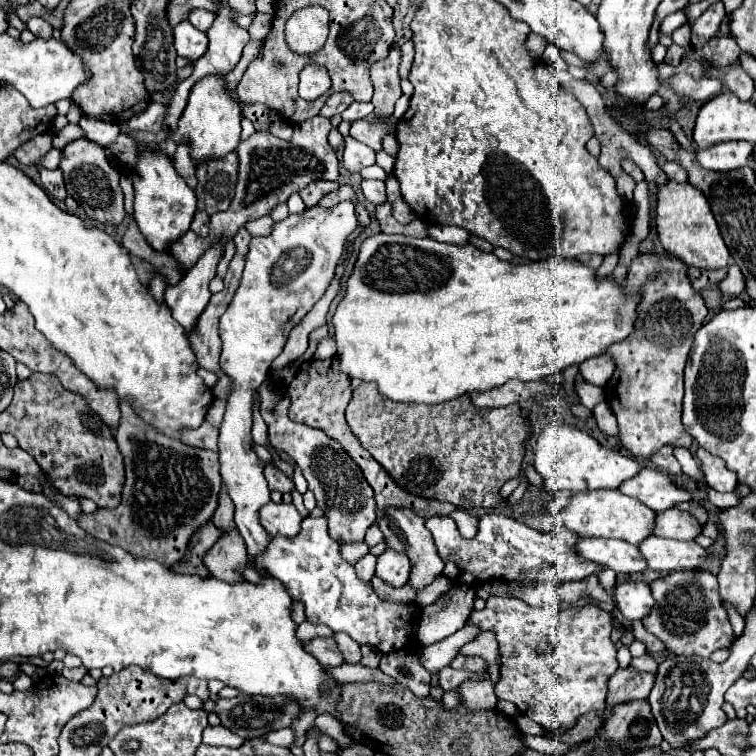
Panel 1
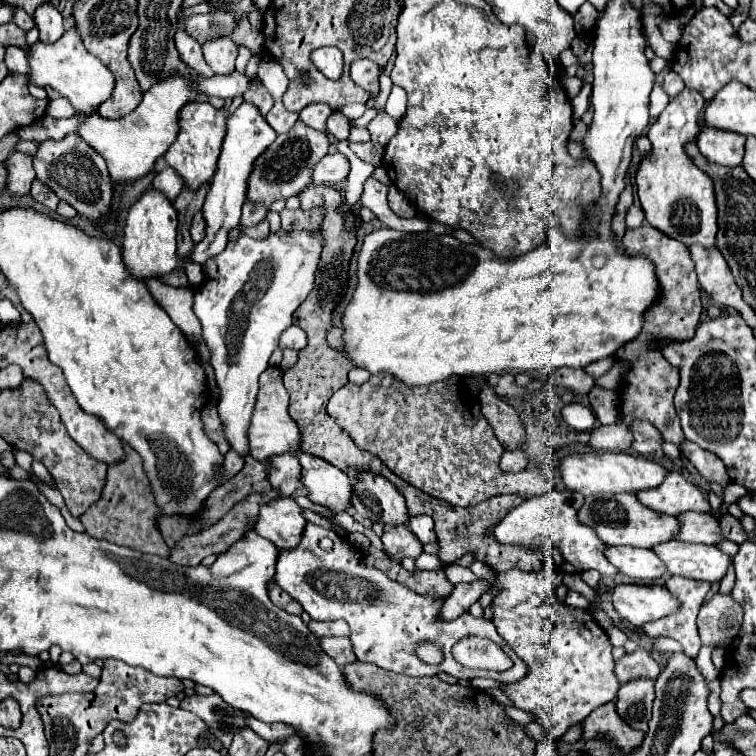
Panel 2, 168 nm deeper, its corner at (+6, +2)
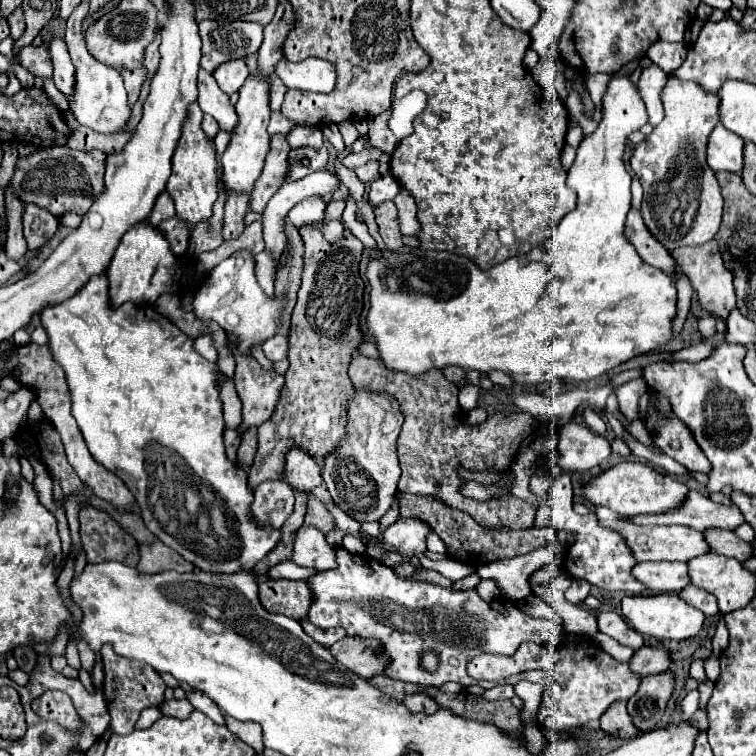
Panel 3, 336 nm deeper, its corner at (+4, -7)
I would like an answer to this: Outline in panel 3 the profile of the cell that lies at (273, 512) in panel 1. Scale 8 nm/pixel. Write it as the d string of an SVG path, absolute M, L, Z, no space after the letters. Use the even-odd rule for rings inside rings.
M301 527L295 533L293 561L301 567L313 569L335 569L335 549L325 541L325 535L315 527Z

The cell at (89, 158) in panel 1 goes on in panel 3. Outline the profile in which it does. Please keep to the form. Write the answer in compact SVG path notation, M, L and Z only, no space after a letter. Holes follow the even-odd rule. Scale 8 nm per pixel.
M69 147L39 149L17 159L9 187L23 203L35 203L55 217L61 217L63 213L83 215L89 211L93 199L103 191L105 159L107 155L103 151L75 151Z

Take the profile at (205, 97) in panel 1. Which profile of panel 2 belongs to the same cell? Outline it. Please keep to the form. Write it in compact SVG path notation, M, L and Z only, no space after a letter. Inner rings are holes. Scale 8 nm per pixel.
M195 102L187 104L187 108L183 108L183 112L179 114L179 136L175 138L175 144L171 144L171 148L167 150L165 160L183 176L185 184L191 190L197 190L201 184L209 182L217 170L223 136L227 134L227 113L228 108L225 111L225 108L213 108L207 102Z

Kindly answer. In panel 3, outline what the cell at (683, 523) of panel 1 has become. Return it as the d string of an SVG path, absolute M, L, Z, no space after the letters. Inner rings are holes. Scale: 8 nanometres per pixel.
M707 529L705 539L711 547L713 553L725 555L725 557L733 557L737 561L747 561L749 557L753 557L753 545L739 539L733 531L725 531L725 529Z

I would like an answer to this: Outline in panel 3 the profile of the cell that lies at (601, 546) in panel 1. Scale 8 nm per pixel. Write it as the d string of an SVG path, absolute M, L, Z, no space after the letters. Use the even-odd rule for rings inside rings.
M639 563L633 575L649 589L649 593L679 593L689 585L687 563Z

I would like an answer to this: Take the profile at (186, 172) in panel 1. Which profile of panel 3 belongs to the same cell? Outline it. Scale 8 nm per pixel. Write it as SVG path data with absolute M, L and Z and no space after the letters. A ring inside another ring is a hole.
M161 193L159 197L157 197L157 201L155 201L155 207L153 207L153 211L151 211L151 215L149 215L149 223L151 225L159 225L161 221L165 221L165 219L169 219L169 217L173 217L175 215L175 207L173 207L173 199L169 197L169 193Z

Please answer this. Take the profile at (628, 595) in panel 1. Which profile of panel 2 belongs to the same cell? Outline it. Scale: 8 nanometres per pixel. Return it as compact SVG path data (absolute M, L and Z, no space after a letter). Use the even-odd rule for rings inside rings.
M619 584L613 590L613 606L633 626L663 618L677 610L679 602L663 586Z

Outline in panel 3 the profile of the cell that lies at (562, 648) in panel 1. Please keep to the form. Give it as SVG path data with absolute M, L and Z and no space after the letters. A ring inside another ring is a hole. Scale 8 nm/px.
M565 635L563 643L551 651L533 643L523 643L521 649L513 653L515 663L525 663L525 669L551 669L553 681L545 685L543 701L539 707L539 725L553 731L571 731L585 725L591 719L599 719L607 707L619 699L629 699L637 693L641 677L629 669L629 663L619 663L605 651L601 651L591 637L577 639L577 635Z

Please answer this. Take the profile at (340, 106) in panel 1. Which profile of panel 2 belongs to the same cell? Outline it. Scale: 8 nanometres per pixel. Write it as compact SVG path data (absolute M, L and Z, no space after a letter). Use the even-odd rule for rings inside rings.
M309 104L301 110L299 120L303 120L303 124L315 130L325 130L325 120L331 116L331 112L333 110L329 108L329 104Z

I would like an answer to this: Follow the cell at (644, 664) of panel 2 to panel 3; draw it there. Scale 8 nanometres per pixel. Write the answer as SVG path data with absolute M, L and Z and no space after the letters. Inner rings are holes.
M643 645L639 651L635 651L633 659L629 661L631 669L641 675L655 675L655 673L663 673L669 669L671 665L671 651L665 647L653 647L653 645Z

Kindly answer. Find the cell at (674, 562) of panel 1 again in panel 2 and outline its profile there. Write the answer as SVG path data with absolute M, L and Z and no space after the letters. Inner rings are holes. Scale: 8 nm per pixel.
M669 540L667 544L659 544L657 548L653 548L653 552L665 562L667 574L677 574L677 576L685 576L685 578L693 578L693 580L705 580L705 582L719 582L729 566L729 556L723 554L721 550L717 550L715 546L707 546L707 544L687 544L681 540Z

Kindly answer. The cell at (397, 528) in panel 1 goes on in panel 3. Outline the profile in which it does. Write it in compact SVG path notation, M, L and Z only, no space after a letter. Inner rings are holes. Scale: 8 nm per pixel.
M357 391L347 401L347 437L341 439L337 449L333 453L327 453L323 459L323 481L327 485L327 491L331 493L333 501L355 521L379 521L387 509L391 507L397 491L397 481L401 477L399 461L397 461L397 437L403 425L403 413L399 409L399 403L385 391L373 393L373 391Z

